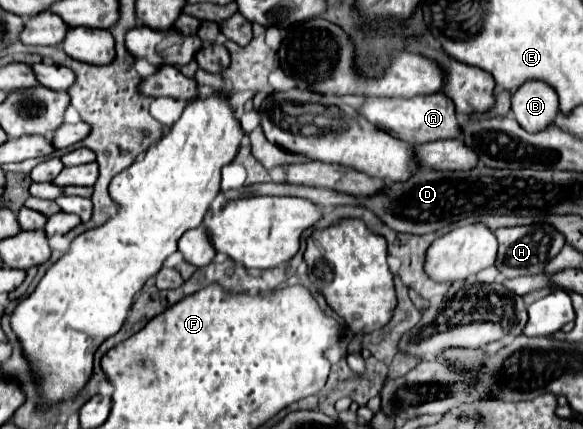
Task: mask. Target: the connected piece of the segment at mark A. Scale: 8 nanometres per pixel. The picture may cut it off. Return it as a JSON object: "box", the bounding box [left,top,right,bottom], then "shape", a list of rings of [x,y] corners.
{"box":[360,93,462,145],"shape":[[[444,93],[434,95],[420,95],[412,99],[378,99],[378,97],[366,97],[364,105],[360,107],[360,113],[374,123],[378,129],[384,129],[386,133],[392,133],[396,139],[404,139],[412,145],[424,145],[436,139],[458,139],[462,133],[462,127],[456,119],[456,109],[450,97]]]}

